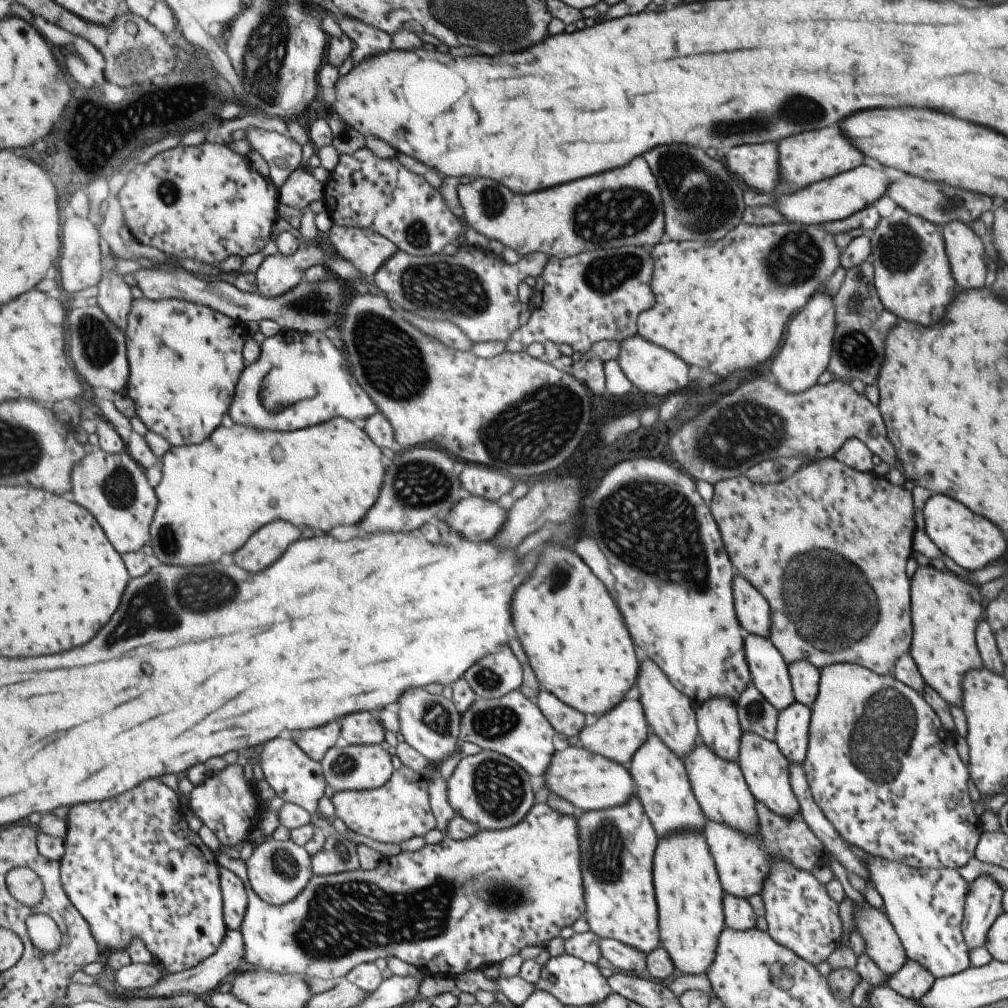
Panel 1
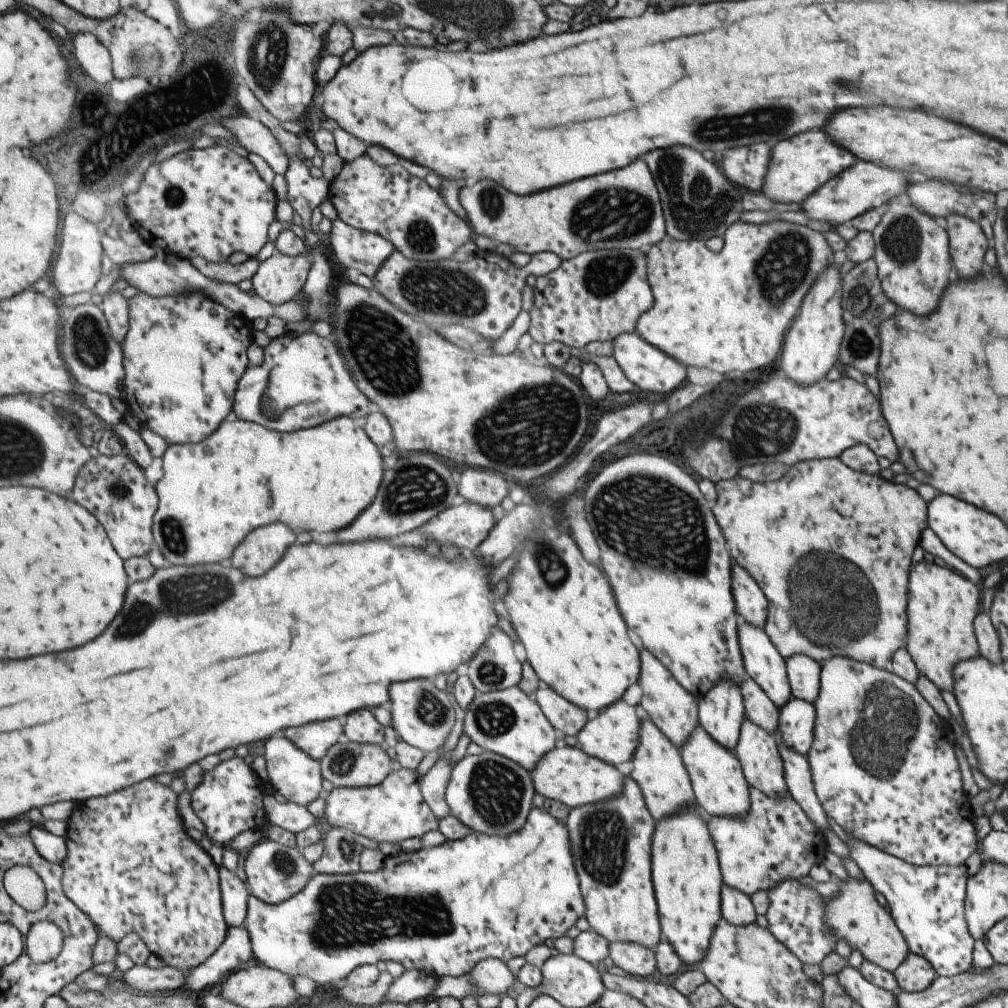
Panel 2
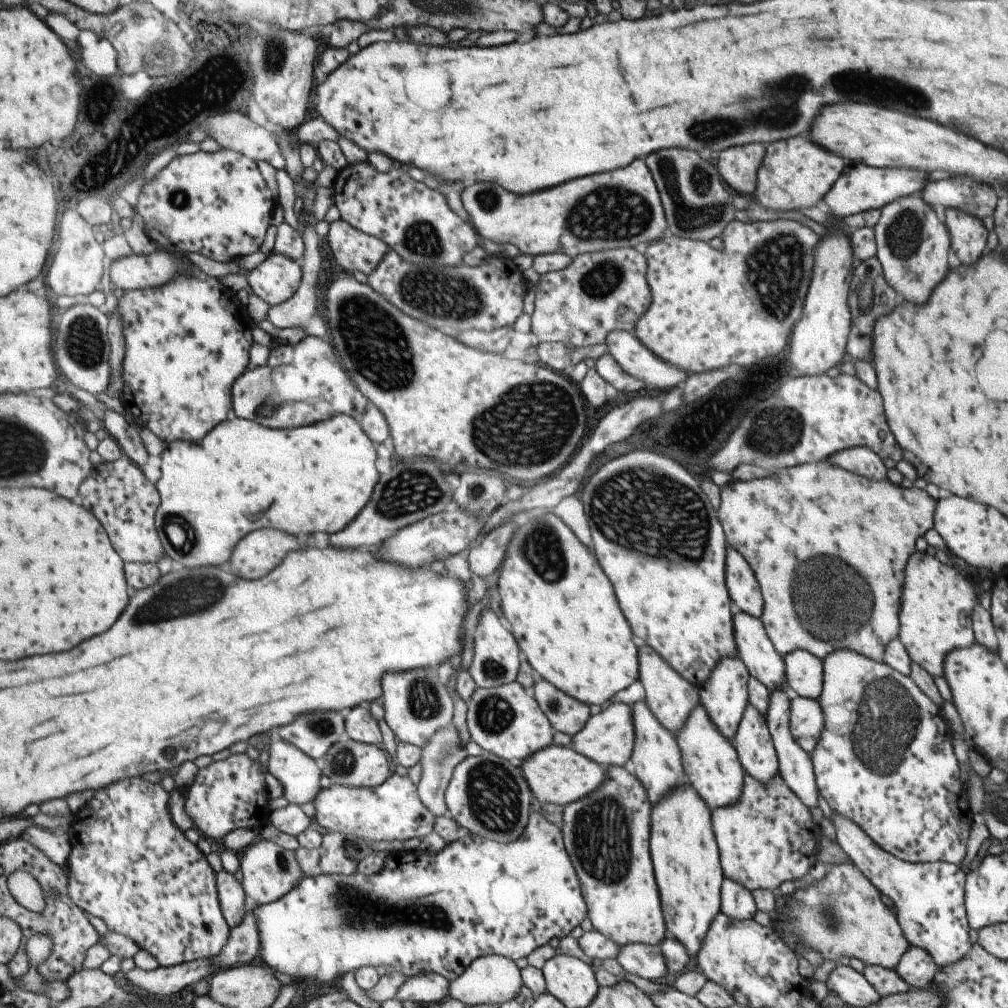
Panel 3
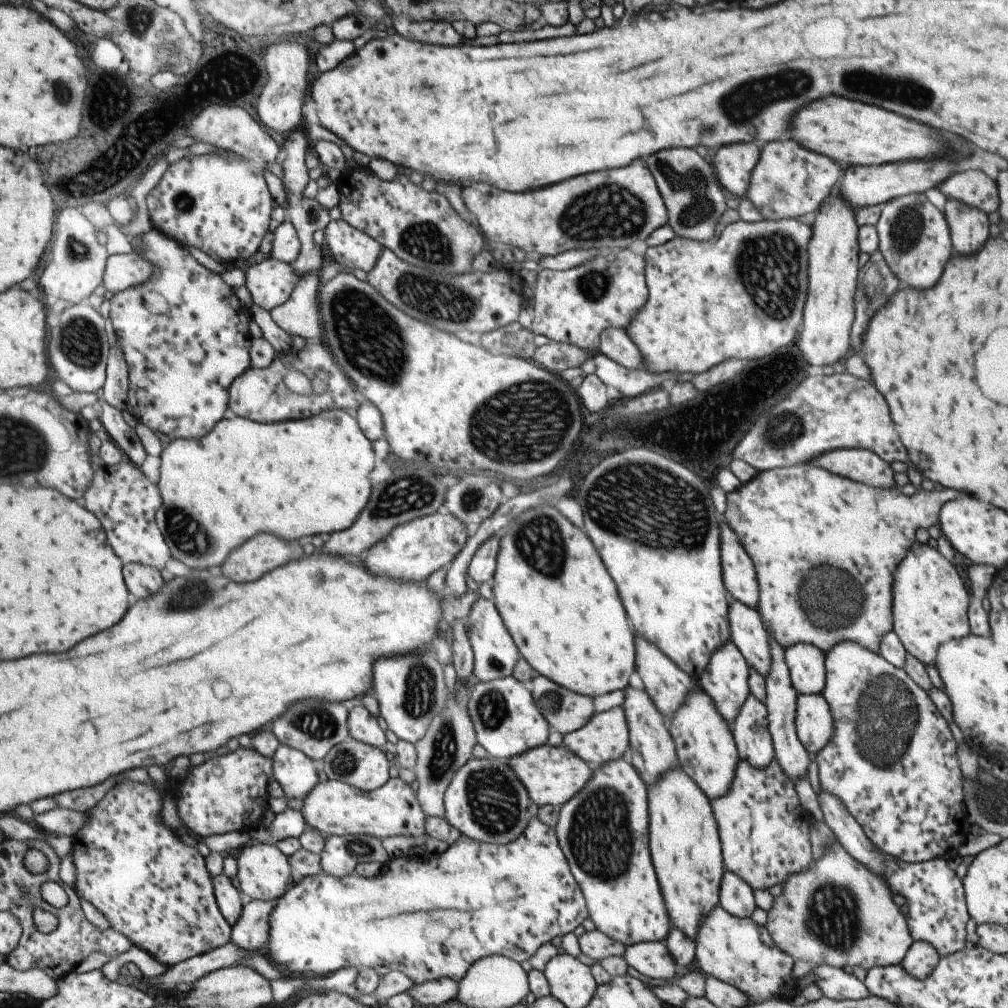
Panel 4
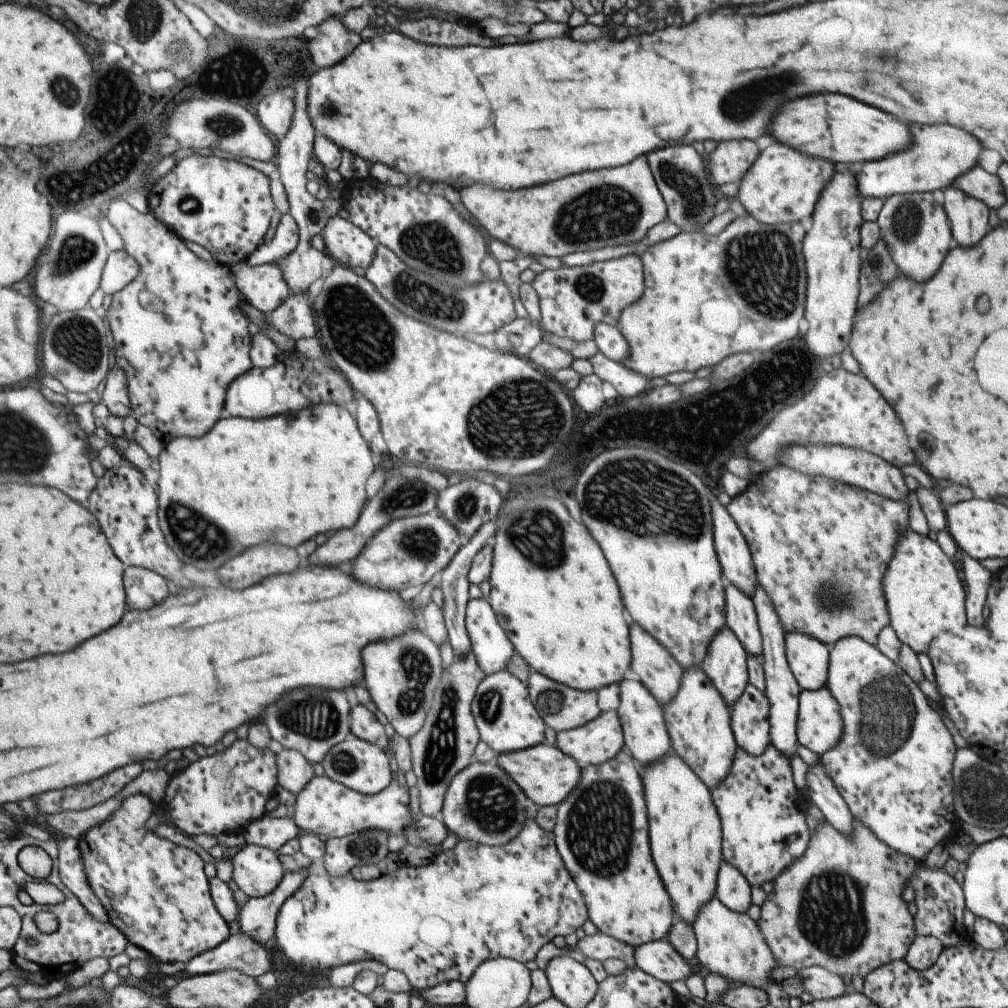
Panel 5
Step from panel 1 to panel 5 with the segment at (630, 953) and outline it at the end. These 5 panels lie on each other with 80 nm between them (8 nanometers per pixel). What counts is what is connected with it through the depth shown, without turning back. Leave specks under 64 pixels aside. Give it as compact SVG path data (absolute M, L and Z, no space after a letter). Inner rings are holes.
M657 939L634 947L637 967L661 982L685 980L694 972L667 939Z

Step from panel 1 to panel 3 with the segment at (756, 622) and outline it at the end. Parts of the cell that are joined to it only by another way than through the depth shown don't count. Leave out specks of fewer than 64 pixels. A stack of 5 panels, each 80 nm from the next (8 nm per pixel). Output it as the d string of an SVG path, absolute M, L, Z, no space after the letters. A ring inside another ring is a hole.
M729 545L724 558L724 583L734 609L759 618L763 601L758 582L743 555Z

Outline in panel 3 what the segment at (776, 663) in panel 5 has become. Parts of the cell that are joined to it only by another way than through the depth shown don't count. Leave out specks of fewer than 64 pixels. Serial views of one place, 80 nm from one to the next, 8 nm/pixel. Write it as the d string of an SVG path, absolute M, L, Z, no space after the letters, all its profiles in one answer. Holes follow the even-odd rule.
M786 684L779 685L771 689L768 694L768 707L766 710L765 721L769 731L778 762L778 774L791 789L793 794L808 808L817 806L817 789L814 781L814 772L810 755L806 753L791 736L789 728L789 705L791 692Z

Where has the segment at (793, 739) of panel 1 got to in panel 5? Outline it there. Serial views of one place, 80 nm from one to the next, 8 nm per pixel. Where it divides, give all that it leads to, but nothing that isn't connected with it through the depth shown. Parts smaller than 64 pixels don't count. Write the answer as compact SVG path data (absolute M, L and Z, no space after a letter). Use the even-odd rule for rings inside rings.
M823 685L814 691L798 692L796 741L821 756L833 748L842 735L840 706Z

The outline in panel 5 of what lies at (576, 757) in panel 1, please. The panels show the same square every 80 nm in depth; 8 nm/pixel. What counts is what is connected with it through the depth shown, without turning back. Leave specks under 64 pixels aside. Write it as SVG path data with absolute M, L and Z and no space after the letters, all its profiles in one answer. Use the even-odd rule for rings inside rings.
M539 743L519 751L507 751L496 755L497 764L525 791L525 794L540 807L558 805L579 784L583 768L563 750L554 745Z

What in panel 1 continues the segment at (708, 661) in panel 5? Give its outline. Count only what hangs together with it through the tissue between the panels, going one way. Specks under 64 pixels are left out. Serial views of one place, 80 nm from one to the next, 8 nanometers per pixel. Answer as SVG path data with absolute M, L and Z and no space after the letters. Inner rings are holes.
M711 697L694 707L697 741L707 745L719 758L735 761L740 743L736 702L725 697Z

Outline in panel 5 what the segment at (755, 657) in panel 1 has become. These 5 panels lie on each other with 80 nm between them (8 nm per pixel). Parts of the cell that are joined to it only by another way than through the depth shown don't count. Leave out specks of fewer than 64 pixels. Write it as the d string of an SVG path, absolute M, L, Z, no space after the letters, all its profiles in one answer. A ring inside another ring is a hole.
M729 582L724 585L723 615L724 624L732 630L746 654L759 657L762 642L752 600Z

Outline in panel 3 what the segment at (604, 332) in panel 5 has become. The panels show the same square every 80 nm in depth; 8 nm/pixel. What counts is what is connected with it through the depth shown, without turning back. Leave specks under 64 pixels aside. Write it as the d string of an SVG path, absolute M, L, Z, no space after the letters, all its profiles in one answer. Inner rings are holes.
M612 330L605 344L619 364L631 375L645 383L646 392L666 391L685 382L686 371L676 369L657 358L631 332Z

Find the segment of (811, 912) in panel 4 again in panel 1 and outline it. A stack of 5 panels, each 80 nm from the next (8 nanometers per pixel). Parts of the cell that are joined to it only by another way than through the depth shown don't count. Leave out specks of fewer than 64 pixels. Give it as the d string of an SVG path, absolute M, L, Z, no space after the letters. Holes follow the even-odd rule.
M867 901L855 903L851 913L852 928L863 939L864 953L887 976L906 961L901 941L885 913Z

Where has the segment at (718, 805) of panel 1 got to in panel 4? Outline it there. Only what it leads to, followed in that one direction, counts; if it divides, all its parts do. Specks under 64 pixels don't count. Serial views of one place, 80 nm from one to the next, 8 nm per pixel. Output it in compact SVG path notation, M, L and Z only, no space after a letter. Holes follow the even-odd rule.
M697 681L694 684L685 698L685 704L668 721L671 721L670 733L678 751L679 767L690 775L709 800L728 793L739 758L726 720L720 717L711 697L699 687Z

